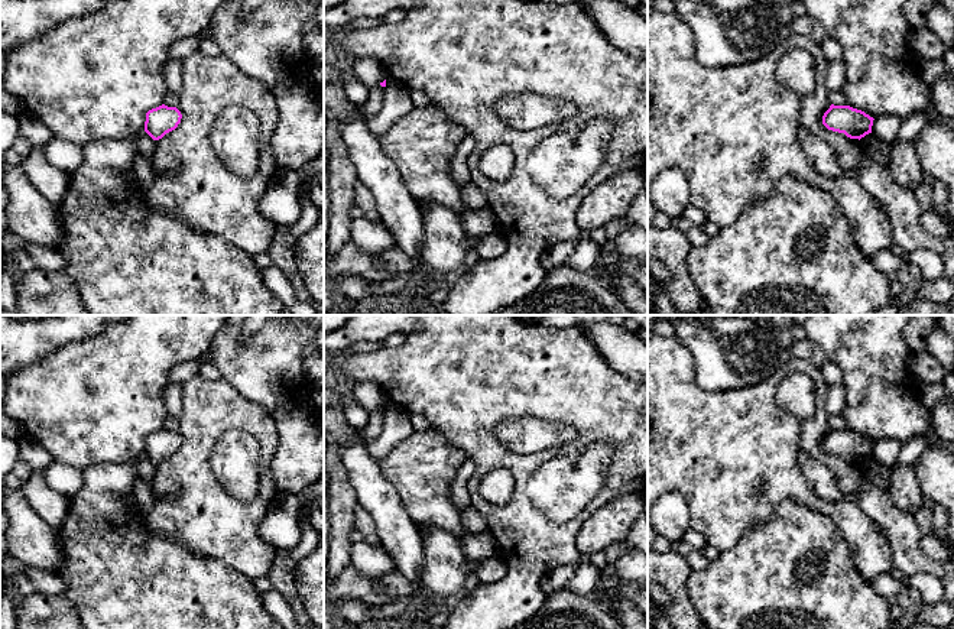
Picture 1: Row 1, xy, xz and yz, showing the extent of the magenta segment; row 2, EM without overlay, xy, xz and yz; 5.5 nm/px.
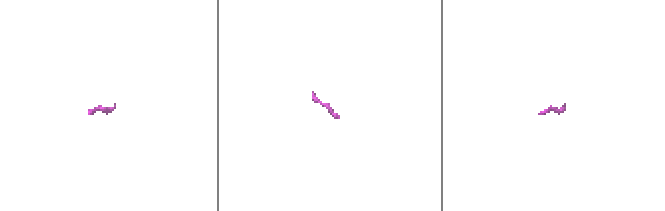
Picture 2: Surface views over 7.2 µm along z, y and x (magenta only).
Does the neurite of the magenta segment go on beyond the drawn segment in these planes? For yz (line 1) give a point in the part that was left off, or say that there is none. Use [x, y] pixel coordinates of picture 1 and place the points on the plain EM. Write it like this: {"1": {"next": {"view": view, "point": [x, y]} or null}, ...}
{"1": {"next": null}}

